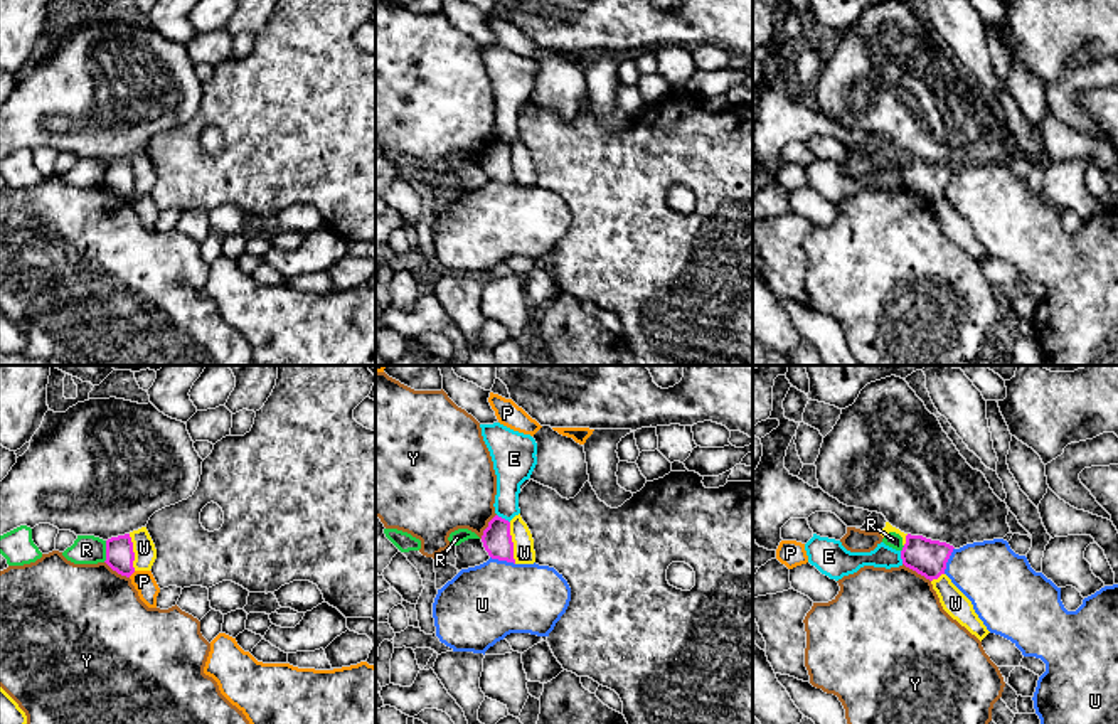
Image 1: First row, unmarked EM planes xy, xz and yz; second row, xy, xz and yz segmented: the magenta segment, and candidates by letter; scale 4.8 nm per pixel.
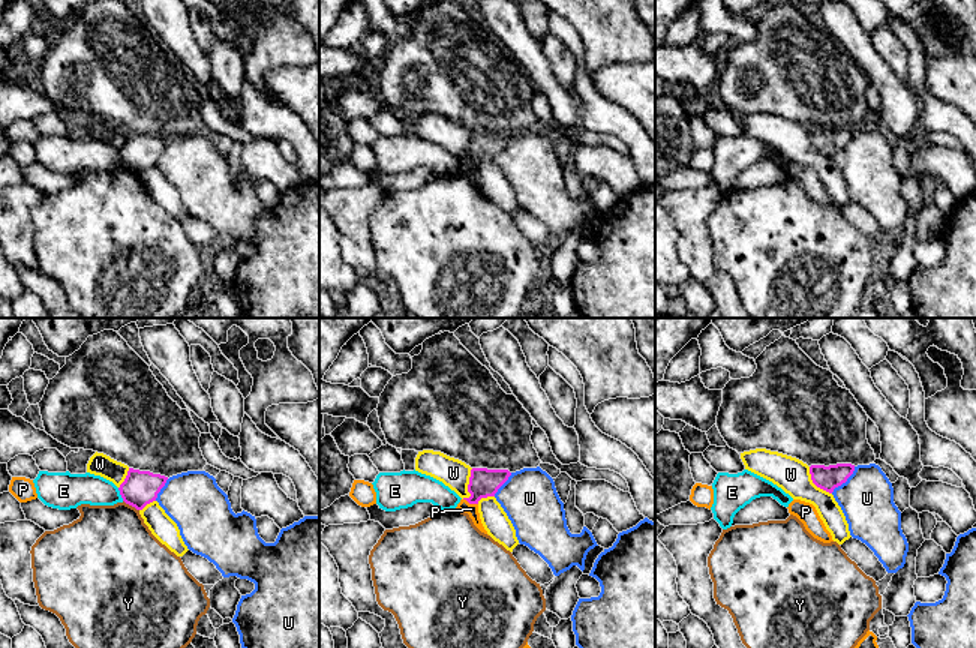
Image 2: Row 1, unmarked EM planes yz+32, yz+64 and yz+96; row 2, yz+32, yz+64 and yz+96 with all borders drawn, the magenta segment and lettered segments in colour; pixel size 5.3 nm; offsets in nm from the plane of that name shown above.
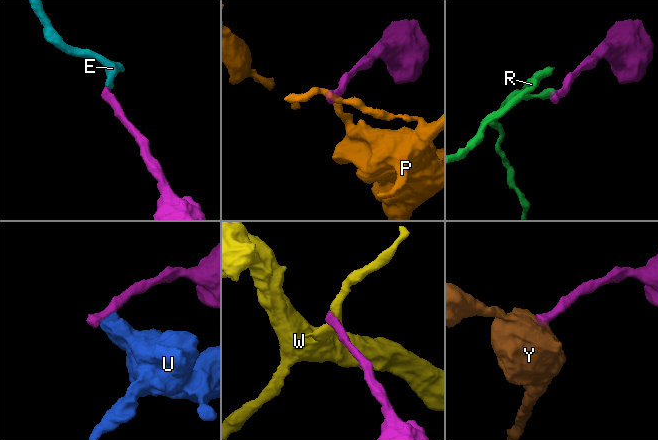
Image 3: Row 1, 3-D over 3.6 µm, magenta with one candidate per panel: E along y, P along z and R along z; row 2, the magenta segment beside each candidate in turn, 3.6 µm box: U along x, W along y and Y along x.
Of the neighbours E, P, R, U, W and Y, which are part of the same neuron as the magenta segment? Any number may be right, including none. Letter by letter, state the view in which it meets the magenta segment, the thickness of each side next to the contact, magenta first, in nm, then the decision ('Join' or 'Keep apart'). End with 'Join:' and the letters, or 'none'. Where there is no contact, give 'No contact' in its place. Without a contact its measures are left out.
E: Touches magenta in xz. Thickness 140 nm (magenta) against 170 nm. Keep apart
P: Touches magenta in xy. Thickness 140 nm (magenta) against 110 nm. Keep apart
R: Touches magenta in xy. Thickness 140 nm (magenta) against 140 nm. Keep apart
U: Touches magenta in yz. Thickness 180 nm (magenta) against 320 nm. Keep apart
W: Touches magenta in xz. Thickness 140 nm (magenta) against 100 nm. Keep apart
Y: Touches magenta in yz. Thickness 180 nm (magenta) against 460 nm. Keep apart
Join: none

